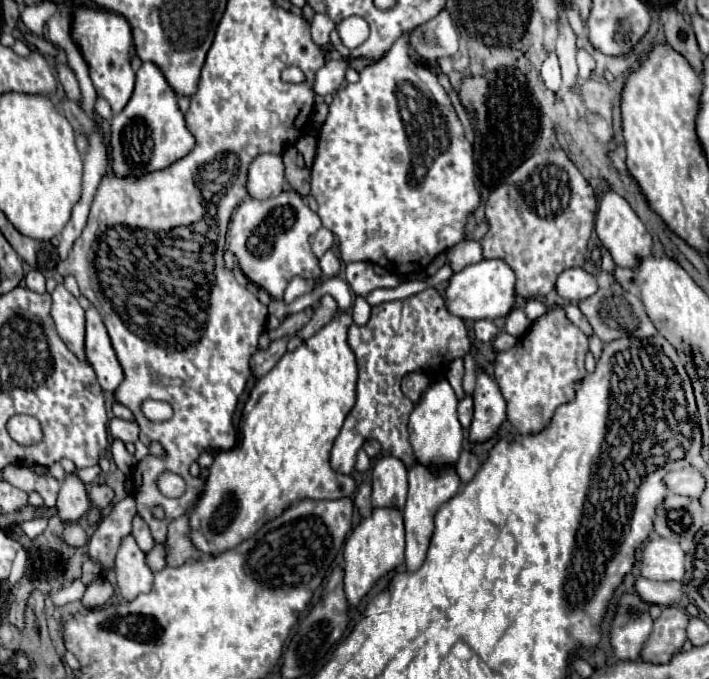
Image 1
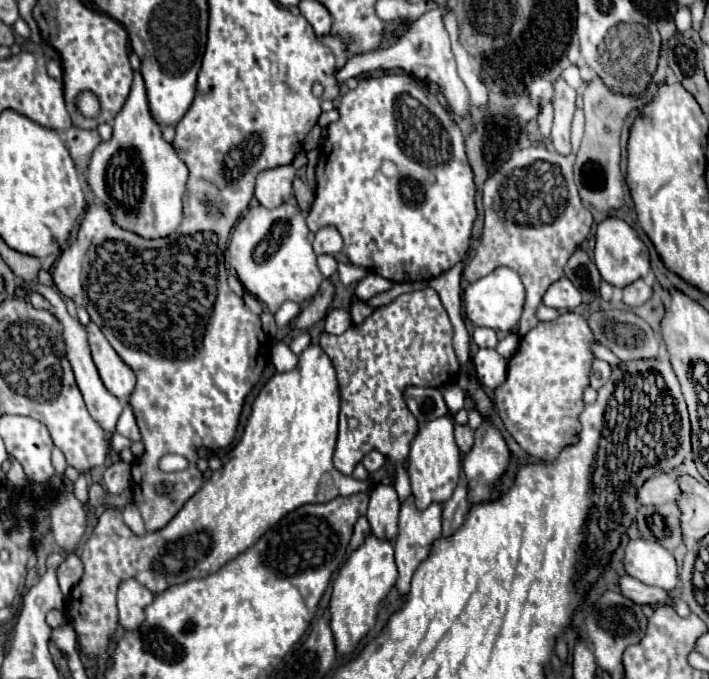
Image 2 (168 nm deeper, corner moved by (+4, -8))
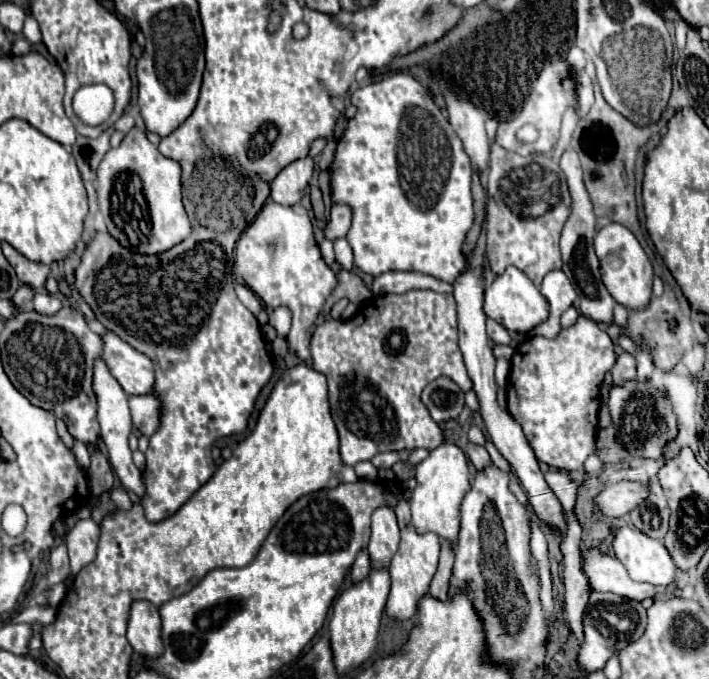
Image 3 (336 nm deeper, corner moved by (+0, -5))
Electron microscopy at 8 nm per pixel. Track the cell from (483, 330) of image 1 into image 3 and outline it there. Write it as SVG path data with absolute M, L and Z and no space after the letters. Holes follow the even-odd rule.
M487 319L487 335L493 343L499 343L499 345L509 345L511 343L511 337L509 337L507 329L493 319Z

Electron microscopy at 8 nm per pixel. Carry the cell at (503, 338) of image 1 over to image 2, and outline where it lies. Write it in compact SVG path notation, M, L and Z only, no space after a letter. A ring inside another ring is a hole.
M481 348L475 358L473 358L475 370L477 370L477 378L481 384L485 384L487 388L495 390L503 380L505 380L505 372L507 372L507 360L491 348Z

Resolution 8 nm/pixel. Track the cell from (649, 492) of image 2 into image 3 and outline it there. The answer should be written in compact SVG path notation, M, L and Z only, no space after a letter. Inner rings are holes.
M621 481L617 485L609 485L603 491L599 491L593 503L607 517L623 517L625 513L635 509L645 497L647 497L645 483Z

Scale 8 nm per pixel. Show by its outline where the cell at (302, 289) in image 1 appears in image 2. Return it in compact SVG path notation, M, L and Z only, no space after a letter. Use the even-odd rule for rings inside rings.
M287 300L285 304L281 304L281 308L275 312L275 322L277 322L277 326L279 326L279 328L289 326L289 324L297 318L299 310L301 310L299 304L293 302L293 300Z

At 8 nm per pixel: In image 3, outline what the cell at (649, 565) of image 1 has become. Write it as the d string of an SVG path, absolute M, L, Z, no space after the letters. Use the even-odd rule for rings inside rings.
M621 527L613 535L613 551L615 551L615 557L625 565L625 569L633 581L645 581L655 587L667 587L675 581L677 569L661 539L651 539L635 527Z

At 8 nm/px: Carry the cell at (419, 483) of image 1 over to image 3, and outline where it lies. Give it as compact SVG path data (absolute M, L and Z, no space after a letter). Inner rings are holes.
M407 527L401 531L399 549L389 565L391 591L389 591L389 599L387 599L387 607L385 607L385 613L389 617L393 617L397 621L407 621L407 619L415 617L421 597L425 597L429 591L431 579L437 569L437 559L439 559L439 537L435 533L419 535L413 531L413 527Z

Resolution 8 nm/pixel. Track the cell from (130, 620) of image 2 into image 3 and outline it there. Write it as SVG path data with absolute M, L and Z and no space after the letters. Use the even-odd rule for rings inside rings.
M137 601L129 613L129 629L127 639L131 647L145 659L157 659L163 653L161 641L161 617L159 611L147 603Z

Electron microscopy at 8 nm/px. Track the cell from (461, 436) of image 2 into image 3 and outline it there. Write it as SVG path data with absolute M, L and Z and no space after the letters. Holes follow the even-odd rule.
M467 443L465 455L467 455L467 459L475 465L475 469L477 469L477 471L481 471L481 469L485 469L485 467L493 465L493 461L491 461L491 457L489 457L487 449L485 449L485 447L481 447L481 445Z

